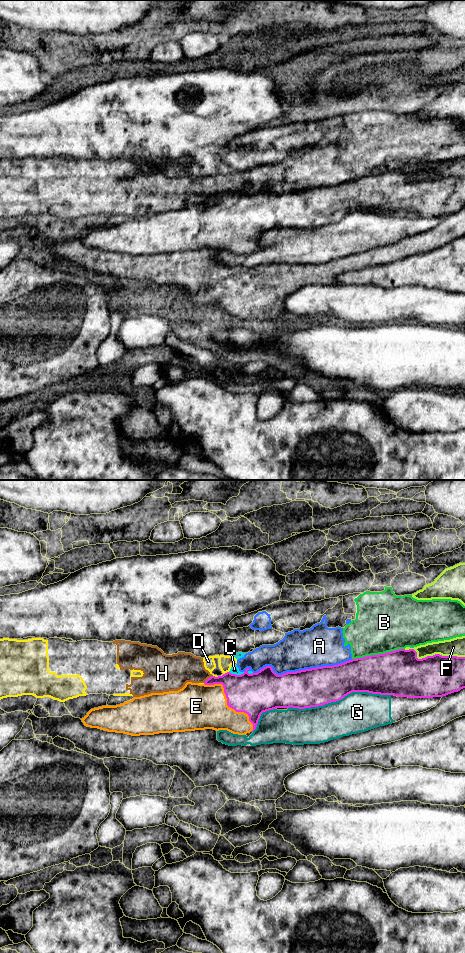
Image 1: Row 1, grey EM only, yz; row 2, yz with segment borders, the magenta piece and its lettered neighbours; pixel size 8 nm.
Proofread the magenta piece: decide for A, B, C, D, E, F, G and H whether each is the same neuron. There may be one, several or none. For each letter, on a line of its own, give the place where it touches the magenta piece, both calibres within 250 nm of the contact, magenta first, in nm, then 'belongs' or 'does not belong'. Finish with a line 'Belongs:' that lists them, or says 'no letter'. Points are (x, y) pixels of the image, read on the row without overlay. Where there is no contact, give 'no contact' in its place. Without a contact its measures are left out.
A: yz (302, 190) | 320/320 nm | does not belong
B: yz (379, 174) | 360/460 nm | does not belong
C: yz (237, 195) | 320/60 nm | does not belong
D: yz (225, 193) | 320/110 nm | does not belong
E: yz (227, 224) | 320/380 nm | belongs
F: yz (432, 176) | 340/140 nm | does not belong
G: yz (339, 219) | 320/320 nm | does not belong
H: yz (207, 199) | 200/260 nm | does not belong
Belongs: E

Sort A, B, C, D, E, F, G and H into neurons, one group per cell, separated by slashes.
A B C D H / E / F / G

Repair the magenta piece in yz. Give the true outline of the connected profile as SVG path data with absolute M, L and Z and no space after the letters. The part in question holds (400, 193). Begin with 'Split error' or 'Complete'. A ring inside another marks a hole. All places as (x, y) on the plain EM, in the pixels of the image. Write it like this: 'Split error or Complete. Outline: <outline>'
Split error. Outline: M398 169L379 175L352 179L333 186L322 186L296 192L277 195L271 186L266 186L257 193L247 191L241 195L227 192L222 196L211 196L204 204L187 202L178 211L151 213L134 217L132 220L116 226L102 226L91 229L82 238L85 246L108 252L124 253L132 256L154 255L159 253L185 252L213 249L227 250L233 254L245 255L253 252L263 232L276 228L305 229L323 226L343 219L352 212L368 212L380 215L394 215L408 218L443 217L465 208L465 177L442 176L435 174L422 179L417 178L414 169Z

